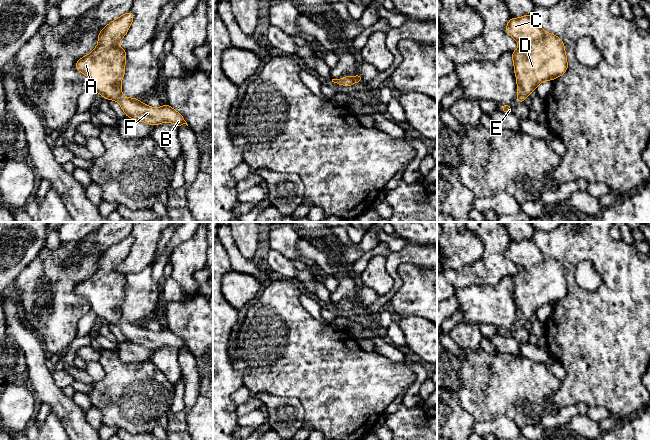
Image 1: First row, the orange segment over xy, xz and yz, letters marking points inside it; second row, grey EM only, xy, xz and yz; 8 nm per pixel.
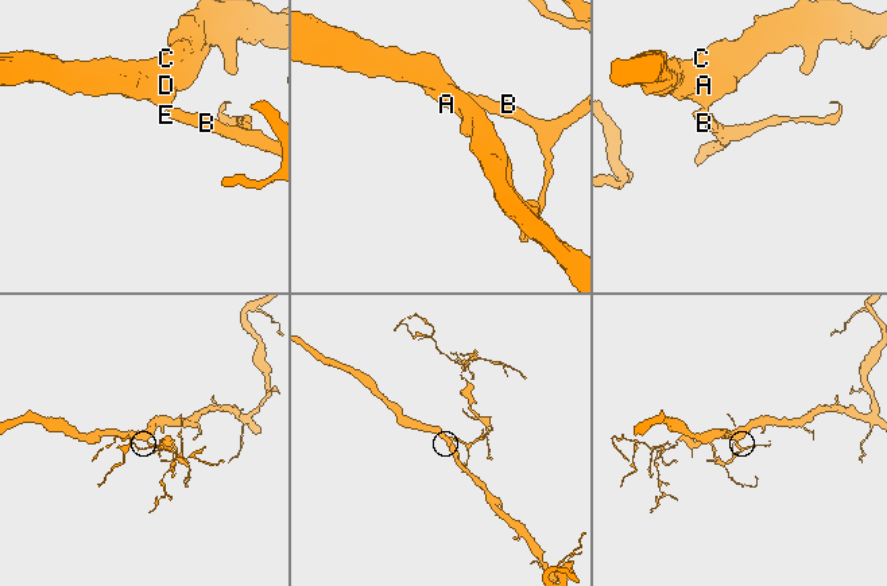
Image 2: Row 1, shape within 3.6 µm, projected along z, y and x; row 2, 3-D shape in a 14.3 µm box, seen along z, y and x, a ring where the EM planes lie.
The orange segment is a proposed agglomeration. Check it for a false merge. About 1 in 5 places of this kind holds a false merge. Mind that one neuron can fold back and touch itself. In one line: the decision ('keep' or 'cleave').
keep

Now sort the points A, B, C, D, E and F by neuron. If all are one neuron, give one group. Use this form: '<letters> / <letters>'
A B C D E F

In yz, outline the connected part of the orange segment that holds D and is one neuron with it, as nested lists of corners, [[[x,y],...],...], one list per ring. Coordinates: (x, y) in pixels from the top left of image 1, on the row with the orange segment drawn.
[[[532,14],[510,18],[506,33],[520,46],[512,52],[517,80],[517,102],[523,103],[546,80],[562,76],[568,69],[563,41],[544,31]]]

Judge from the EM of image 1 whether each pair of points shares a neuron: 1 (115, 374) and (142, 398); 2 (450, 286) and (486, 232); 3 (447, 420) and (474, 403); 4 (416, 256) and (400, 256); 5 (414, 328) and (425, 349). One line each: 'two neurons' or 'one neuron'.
1: one neuron
2: one neuron
3: two neurons
4: one neuron
5: one neuron

